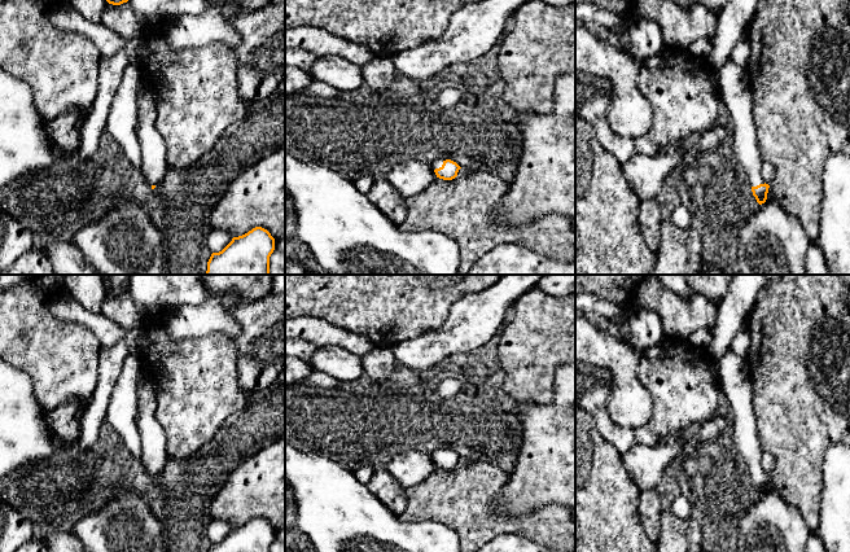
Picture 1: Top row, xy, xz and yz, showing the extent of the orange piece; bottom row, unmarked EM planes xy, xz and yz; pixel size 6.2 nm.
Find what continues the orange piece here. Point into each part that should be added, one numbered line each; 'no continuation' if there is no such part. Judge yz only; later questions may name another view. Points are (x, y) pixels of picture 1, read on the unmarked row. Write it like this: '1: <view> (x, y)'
1: yz (734, 372)

